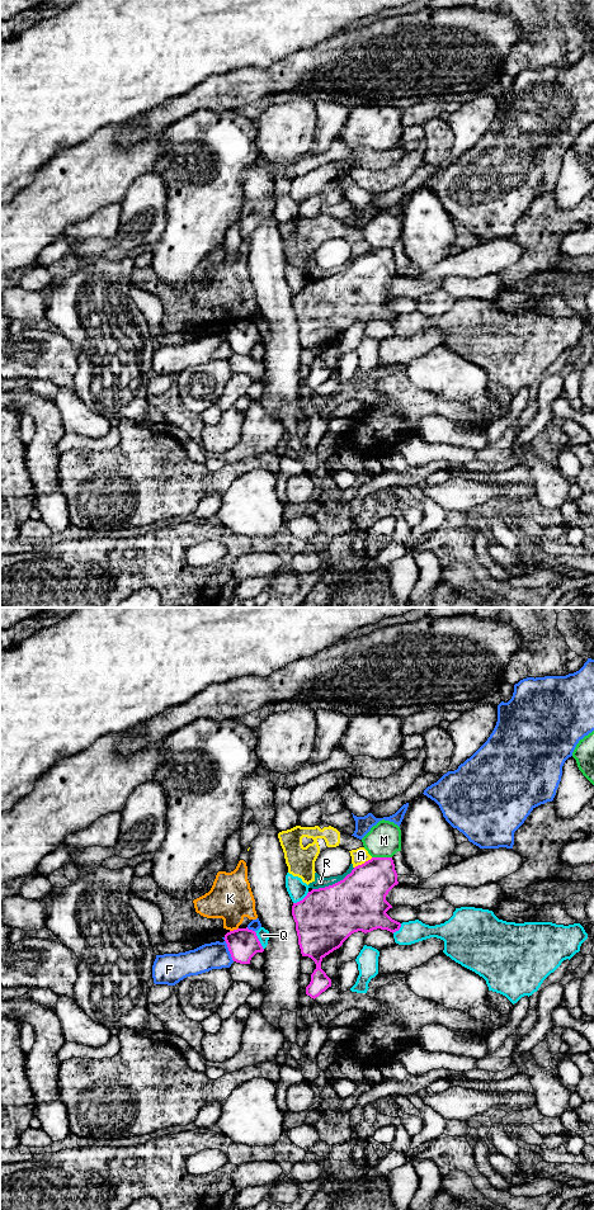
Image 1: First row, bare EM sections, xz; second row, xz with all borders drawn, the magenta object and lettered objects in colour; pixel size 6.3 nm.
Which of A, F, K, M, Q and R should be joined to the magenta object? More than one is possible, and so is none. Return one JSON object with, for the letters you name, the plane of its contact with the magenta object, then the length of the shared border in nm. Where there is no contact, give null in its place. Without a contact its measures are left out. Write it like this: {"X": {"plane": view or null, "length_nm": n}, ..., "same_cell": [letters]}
{"same_cell": []}

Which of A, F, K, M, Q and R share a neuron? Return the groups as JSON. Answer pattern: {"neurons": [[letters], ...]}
{"neurons": [["A", "K", "R"], ["F"], ["M"], ["Q"]]}

